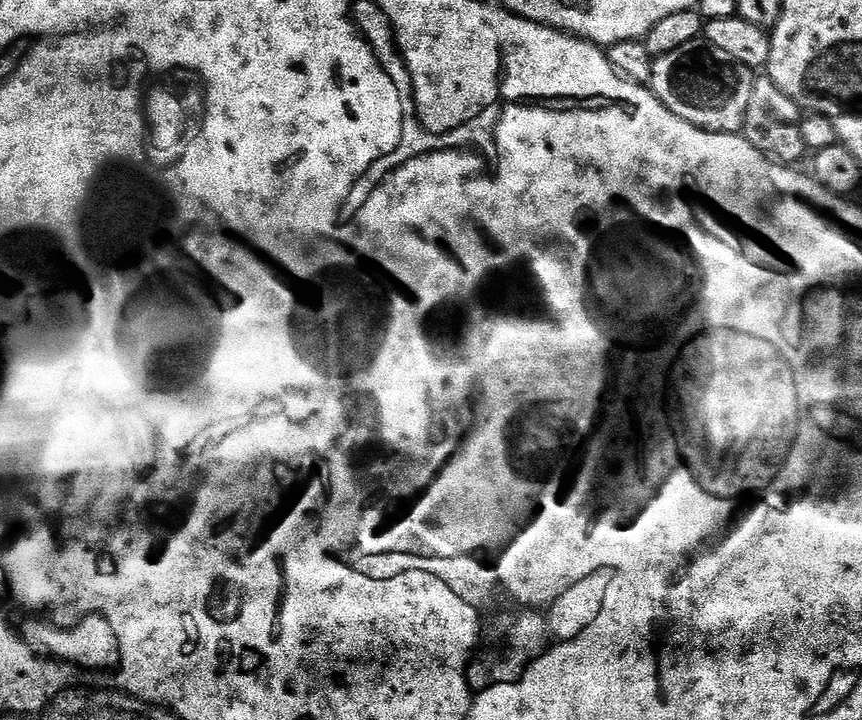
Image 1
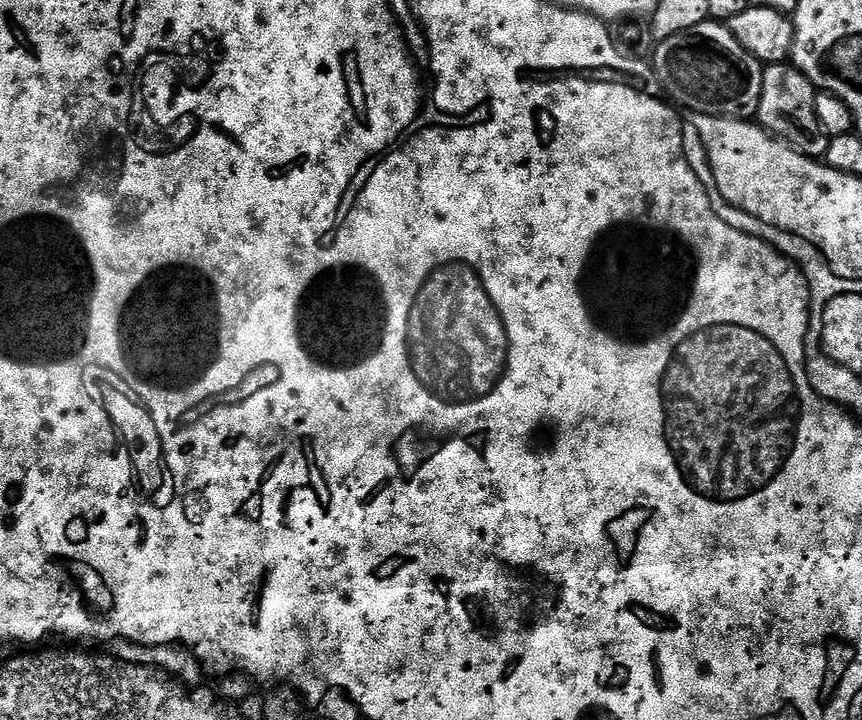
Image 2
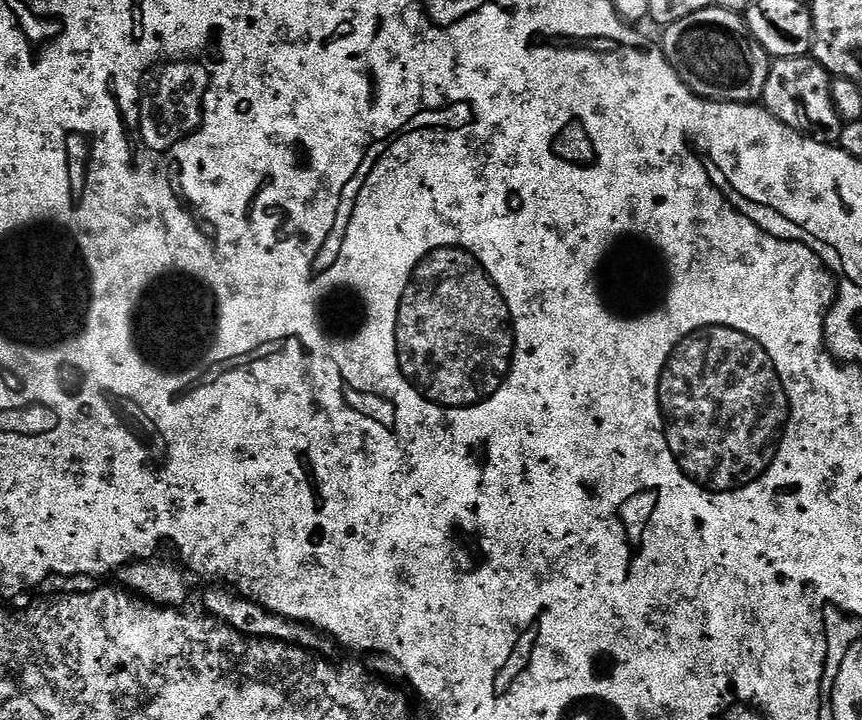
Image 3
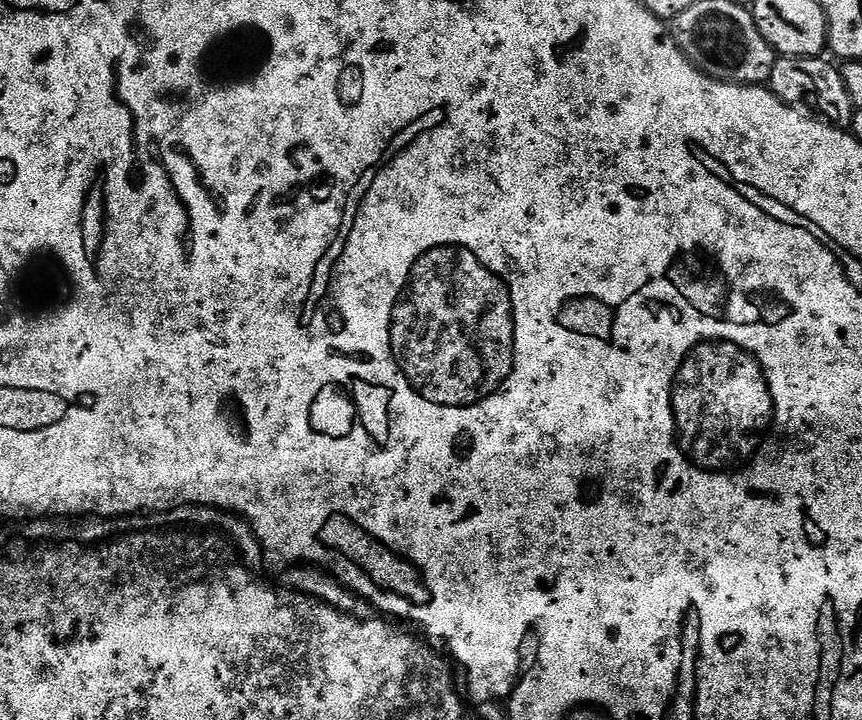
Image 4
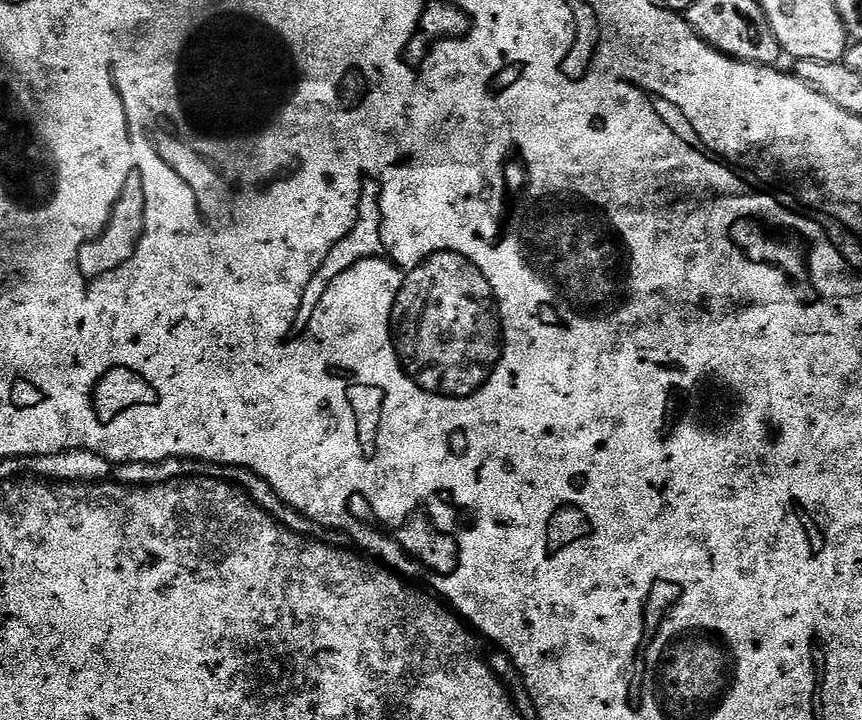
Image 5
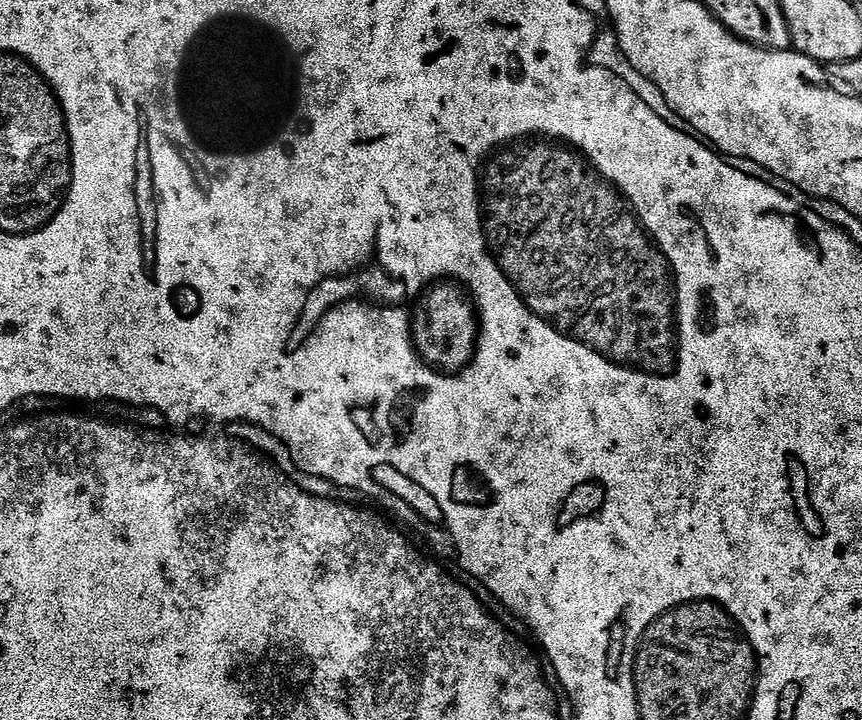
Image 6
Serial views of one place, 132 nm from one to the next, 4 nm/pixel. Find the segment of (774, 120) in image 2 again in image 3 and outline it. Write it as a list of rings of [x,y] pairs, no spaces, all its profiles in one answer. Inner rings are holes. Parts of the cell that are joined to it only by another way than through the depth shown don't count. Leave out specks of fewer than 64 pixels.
[[[811,55],[773,59],[768,65],[762,104],[778,122],[824,144],[836,144],[844,129],[834,106],[832,76]]]

